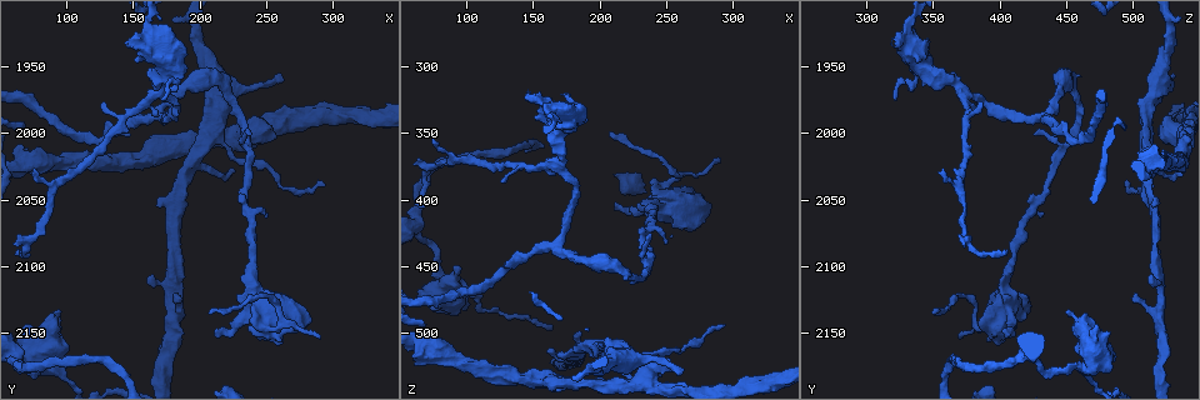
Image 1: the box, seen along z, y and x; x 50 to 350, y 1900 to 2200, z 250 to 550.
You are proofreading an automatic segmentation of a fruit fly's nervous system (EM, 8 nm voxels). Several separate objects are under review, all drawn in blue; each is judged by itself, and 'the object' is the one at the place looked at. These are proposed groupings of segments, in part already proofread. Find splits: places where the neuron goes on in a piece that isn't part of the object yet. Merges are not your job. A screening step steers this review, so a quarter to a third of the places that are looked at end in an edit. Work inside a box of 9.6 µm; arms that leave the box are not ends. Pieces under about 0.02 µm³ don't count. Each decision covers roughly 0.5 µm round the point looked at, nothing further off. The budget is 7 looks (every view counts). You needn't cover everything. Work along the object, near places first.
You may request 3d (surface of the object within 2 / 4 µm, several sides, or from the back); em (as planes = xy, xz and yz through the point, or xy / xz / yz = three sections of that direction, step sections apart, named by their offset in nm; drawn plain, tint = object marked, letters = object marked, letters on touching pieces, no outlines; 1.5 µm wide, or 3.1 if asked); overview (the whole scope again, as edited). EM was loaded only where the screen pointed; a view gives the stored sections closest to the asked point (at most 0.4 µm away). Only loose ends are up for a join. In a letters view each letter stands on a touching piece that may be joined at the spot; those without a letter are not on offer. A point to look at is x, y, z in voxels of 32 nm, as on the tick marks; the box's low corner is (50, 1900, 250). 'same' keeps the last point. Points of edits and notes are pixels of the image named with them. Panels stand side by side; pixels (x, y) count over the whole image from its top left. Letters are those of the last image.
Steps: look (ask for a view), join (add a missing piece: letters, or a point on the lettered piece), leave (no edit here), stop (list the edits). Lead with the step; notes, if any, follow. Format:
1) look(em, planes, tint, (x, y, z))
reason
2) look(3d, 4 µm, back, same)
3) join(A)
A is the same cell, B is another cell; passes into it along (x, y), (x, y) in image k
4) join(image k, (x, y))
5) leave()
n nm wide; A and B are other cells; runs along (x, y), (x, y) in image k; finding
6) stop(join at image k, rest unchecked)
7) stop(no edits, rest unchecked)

look(em, planes, letters, (166, 2056, 518))

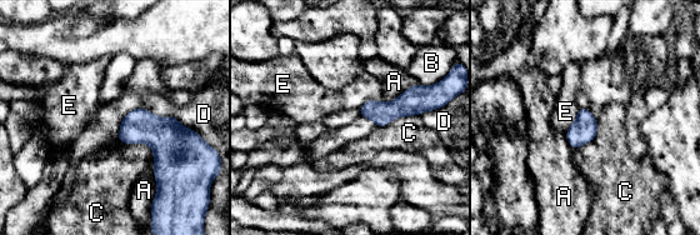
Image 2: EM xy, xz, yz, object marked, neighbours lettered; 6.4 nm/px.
leave()
A touches over 380 nm; A, B, C, D and E are other cells; none of them fits

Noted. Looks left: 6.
look(em, xz, step 4, tint, (90, 2132, 450))
branch stops here

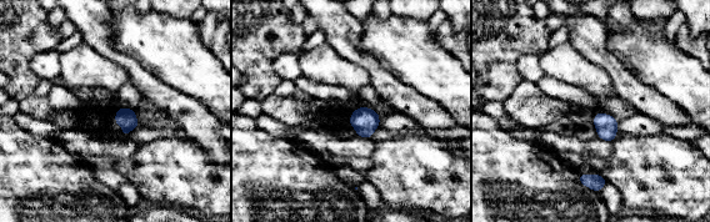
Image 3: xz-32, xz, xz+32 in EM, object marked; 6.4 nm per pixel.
look(em, planes, letters, same)

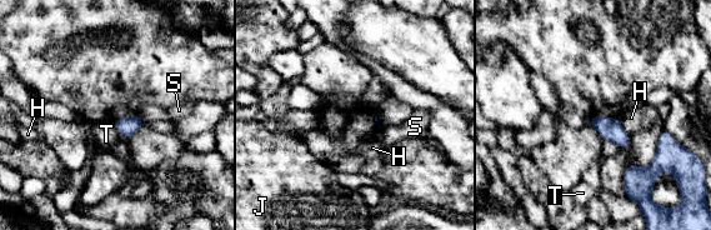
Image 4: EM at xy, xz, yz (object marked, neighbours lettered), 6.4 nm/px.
leave()
H, J, S and T are other cells; border along (113, 123), (121, 133) in image 4; none of them fits

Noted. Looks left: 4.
look(em, xy, step 4, letters, (234, 2002, 426))
tapers out

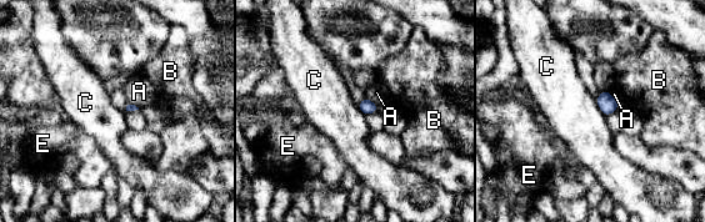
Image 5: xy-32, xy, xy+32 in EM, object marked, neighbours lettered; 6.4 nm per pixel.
look(em, planes, letters, same)

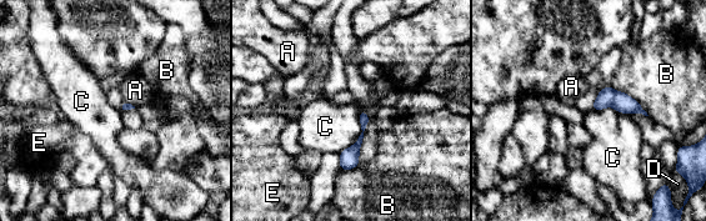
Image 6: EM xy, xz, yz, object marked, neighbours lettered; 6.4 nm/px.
leave()
A, B, C, D and E are other cells; runs along (362, 115), (362, 134), (343, 166) in image 6; none of them fits

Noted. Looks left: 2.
stop(no edits, rest unchecked)

